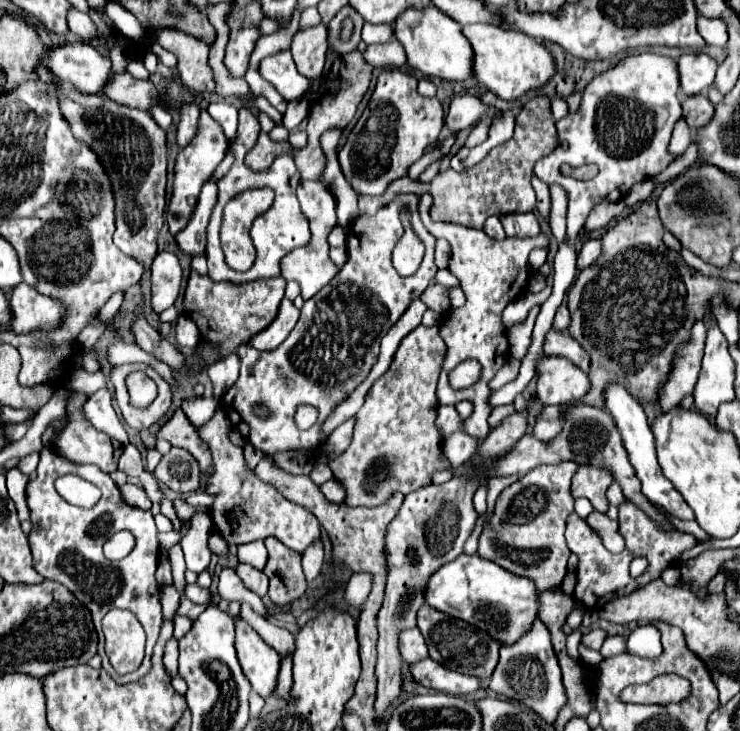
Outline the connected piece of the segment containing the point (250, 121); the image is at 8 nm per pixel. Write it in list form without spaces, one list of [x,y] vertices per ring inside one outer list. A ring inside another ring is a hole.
[[[242,107],[240,113],[238,113],[238,131],[236,131],[236,137],[234,141],[230,143],[230,151],[234,153],[234,163],[230,167],[230,171],[218,181],[218,203],[212,211],[212,217],[210,217],[210,225],[208,225],[208,247],[206,247],[206,257],[208,257],[208,275],[216,281],[230,281],[232,283],[244,283],[248,281],[254,281],[254,279],[260,279],[260,277],[280,277],[280,259],[290,253],[292,249],[296,247],[302,247],[310,241],[310,229],[308,229],[308,221],[306,217],[302,215],[300,207],[298,207],[298,199],[296,199],[296,187],[300,183],[300,175],[298,175],[298,169],[294,165],[294,159],[290,155],[278,155],[270,167],[268,173],[254,173],[250,171],[246,165],[244,165],[244,155],[254,147],[256,139],[260,135],[260,123],[258,123],[258,117]],[[250,187],[272,187],[274,193],[276,193],[276,199],[274,199],[274,205],[264,213],[260,215],[254,223],[252,223],[252,229],[250,229],[250,237],[252,237],[252,243],[256,247],[256,261],[254,265],[246,272],[234,271],[226,265],[224,261],[224,251],[222,251],[222,245],[220,245],[220,227],[222,227],[222,211],[226,207],[226,203],[238,195],[242,189],[250,189]]]

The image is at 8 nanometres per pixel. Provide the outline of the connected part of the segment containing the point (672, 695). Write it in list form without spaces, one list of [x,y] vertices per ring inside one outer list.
[[[676,674],[654,677],[646,685],[632,685],[620,693],[620,699],[626,703],[642,705],[668,705],[680,703],[690,695],[690,681]]]

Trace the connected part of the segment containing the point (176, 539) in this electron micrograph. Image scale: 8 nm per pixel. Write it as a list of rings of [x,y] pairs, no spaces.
[[[185,521],[180,531],[181,533],[168,533],[168,532],[159,533],[158,540],[160,541],[160,547],[170,549],[175,544],[180,543],[182,538],[188,532],[189,526],[190,521]]]

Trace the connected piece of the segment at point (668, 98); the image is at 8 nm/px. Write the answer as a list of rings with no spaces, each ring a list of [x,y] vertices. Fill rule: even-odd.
[[[640,53],[620,59],[614,67],[606,69],[602,75],[594,77],[584,93],[582,103],[576,113],[556,121],[558,129],[558,145],[556,149],[540,159],[534,167],[534,175],[540,177],[544,183],[558,183],[568,191],[568,229],[566,229],[566,241],[560,243],[558,253],[554,257],[554,287],[552,295],[546,303],[542,303],[536,327],[534,327],[534,339],[530,345],[528,355],[522,359],[522,367],[518,377],[508,383],[506,387],[492,391],[490,395],[490,407],[508,405],[514,401],[514,395],[522,393],[524,387],[534,377],[534,359],[538,355],[544,355],[542,343],[544,343],[544,331],[552,327],[554,311],[562,303],[564,293],[572,285],[576,277],[576,241],[578,231],[586,223],[586,217],[590,209],[600,201],[620,201],[628,195],[630,187],[634,183],[640,183],[644,179],[650,179],[664,171],[672,163],[672,155],[668,155],[668,143],[674,129],[674,123],[680,119],[682,109],[678,101],[678,69],[676,61],[670,57],[654,55],[654,53]],[[568,163],[572,167],[584,165],[584,163],[596,163],[598,165],[598,177],[588,181],[576,181],[572,177],[564,177],[560,173],[560,165]]]

